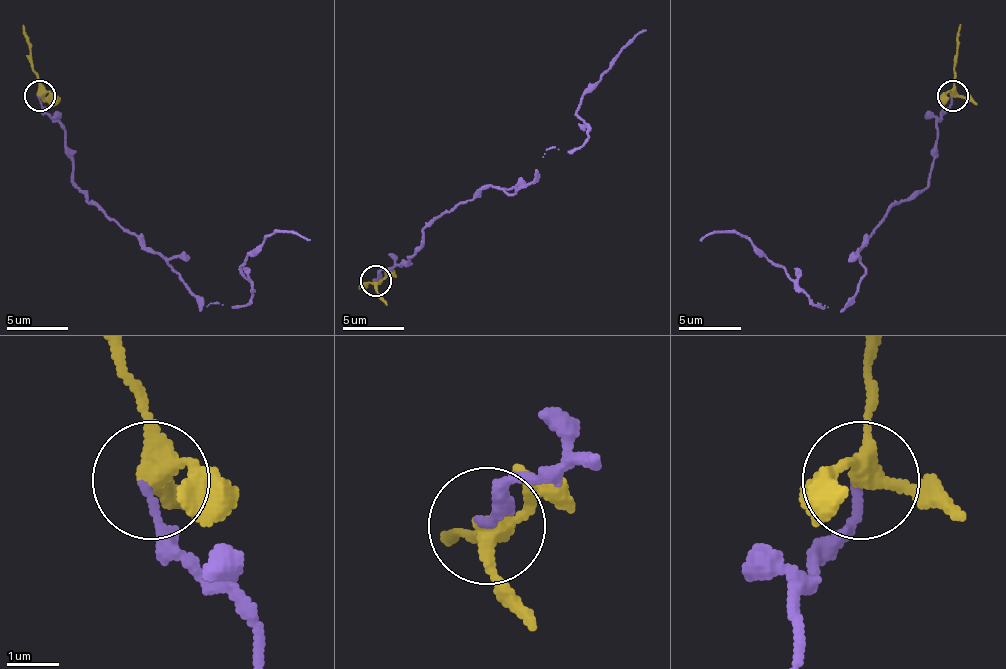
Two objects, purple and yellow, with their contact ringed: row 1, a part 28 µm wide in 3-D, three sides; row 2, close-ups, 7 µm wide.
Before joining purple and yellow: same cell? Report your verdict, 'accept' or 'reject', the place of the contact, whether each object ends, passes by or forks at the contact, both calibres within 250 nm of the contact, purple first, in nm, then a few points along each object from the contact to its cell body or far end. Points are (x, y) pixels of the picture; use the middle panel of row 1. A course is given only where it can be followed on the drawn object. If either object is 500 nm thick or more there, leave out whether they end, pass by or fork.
reject | (376, 281) | purple ends | yellow forks | 160/280 nm | purple via (376, 281), (457, 204), (488, 188), (513, 195), (550, 148), (575, 151), (587, 139), (578, 105), (646, 30) | yellow via (376, 281), (358, 288)

